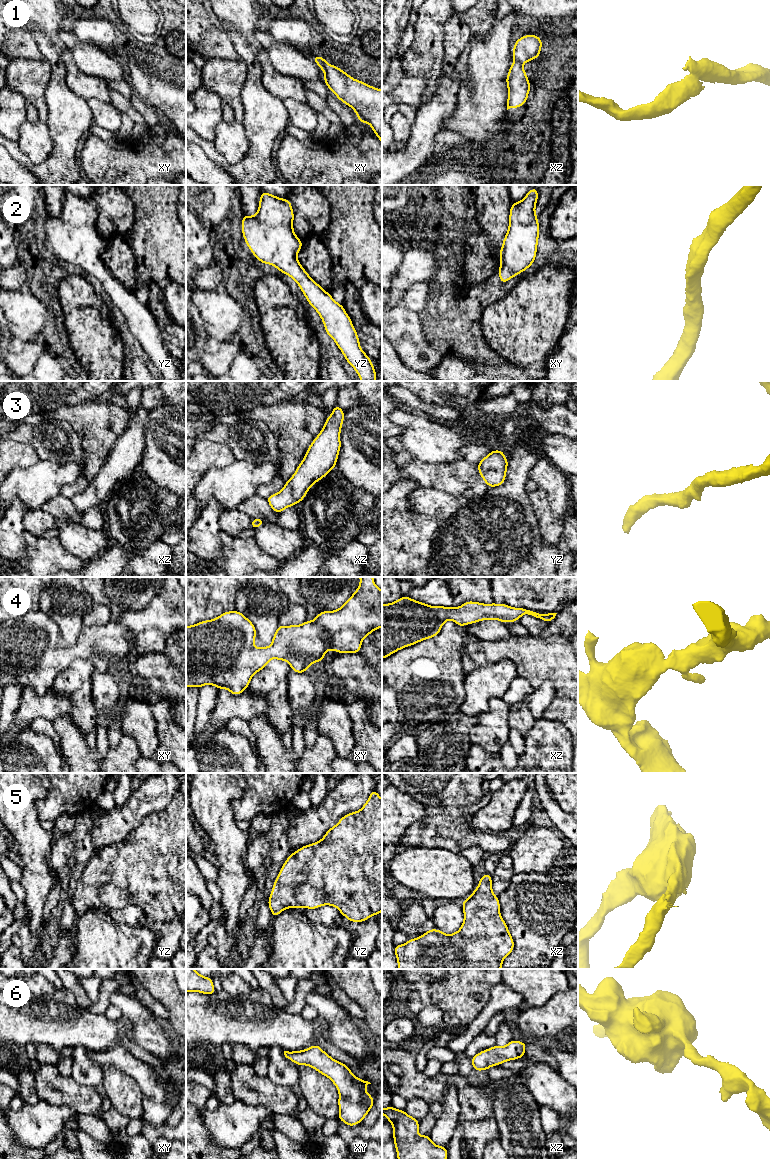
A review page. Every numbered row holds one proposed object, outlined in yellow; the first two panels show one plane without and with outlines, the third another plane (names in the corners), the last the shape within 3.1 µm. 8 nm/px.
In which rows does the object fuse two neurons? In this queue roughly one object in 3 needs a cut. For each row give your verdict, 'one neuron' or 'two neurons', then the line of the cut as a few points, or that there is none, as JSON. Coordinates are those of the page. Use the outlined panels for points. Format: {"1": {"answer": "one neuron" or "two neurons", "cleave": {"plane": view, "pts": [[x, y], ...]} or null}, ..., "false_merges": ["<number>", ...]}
{"1": {"answer": "two neurons", "cleave": {"plane": "xy", "pts": [[316, 57], [324, 70]]}}, "2": {"answer": "one neuron", "cleave": null}, "3": {"answer": "one neuron", "cleave": null}, "4": {"answer": "one neuron", "cleave": null}, "5": {"answer": "one neuron", "cleave": null}, "6": {"answer": "one neuron", "cleave": null}, "false_merges": ["1"]}

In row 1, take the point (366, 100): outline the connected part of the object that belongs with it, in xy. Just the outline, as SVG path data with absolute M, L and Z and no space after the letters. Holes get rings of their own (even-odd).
M318 55L324 68L324 82L337 98L355 110L361 123L369 123L382 143L382 90L352 78Z

